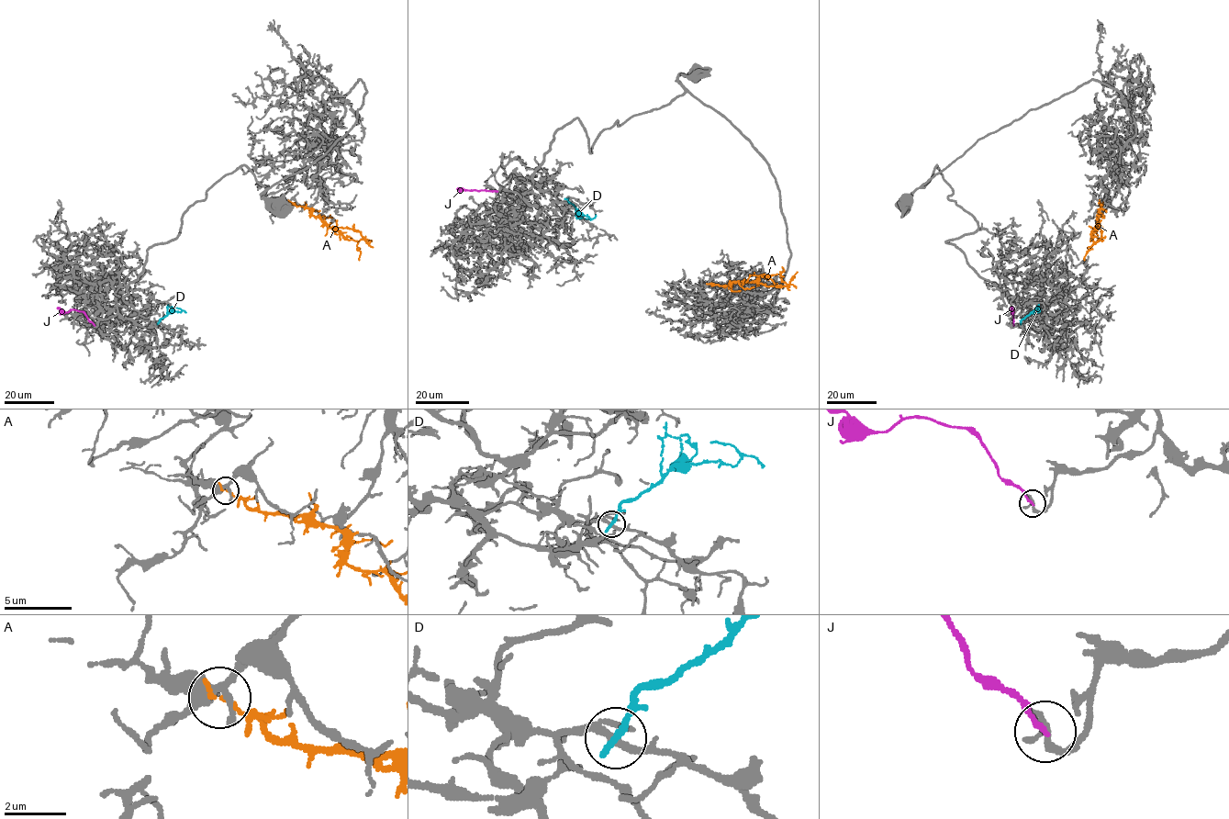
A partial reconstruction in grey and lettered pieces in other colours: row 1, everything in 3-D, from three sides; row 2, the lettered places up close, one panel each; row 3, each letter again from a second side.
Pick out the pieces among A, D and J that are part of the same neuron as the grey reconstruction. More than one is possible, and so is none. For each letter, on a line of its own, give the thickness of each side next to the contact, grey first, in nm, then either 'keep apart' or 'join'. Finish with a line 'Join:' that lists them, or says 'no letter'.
A: calibres 320 and 160 nm; keep apart
D: calibres 190 and 260 nm; keep apart
J: calibres 200 and 160 nm; keep apart
Join: no letter

